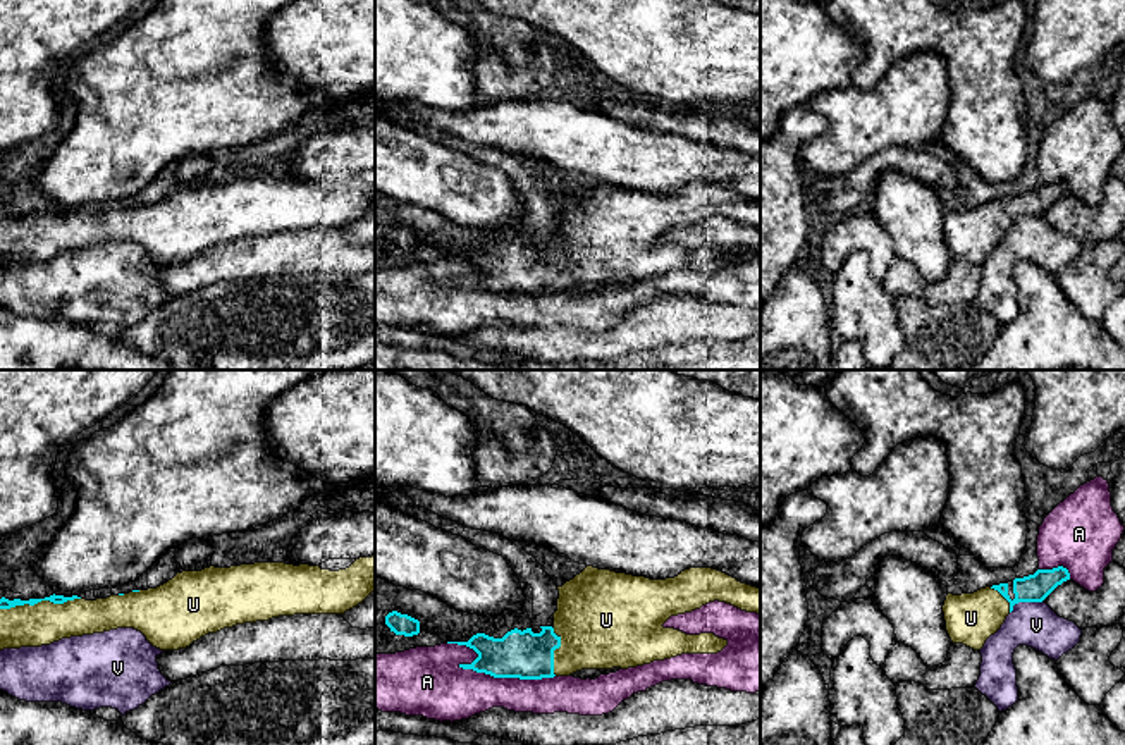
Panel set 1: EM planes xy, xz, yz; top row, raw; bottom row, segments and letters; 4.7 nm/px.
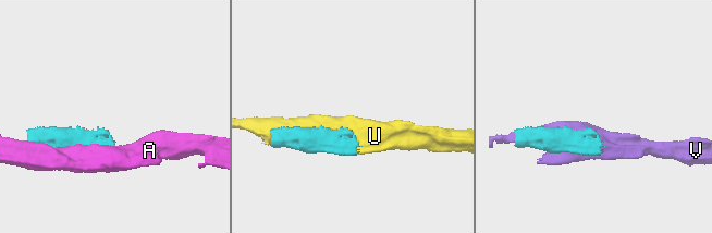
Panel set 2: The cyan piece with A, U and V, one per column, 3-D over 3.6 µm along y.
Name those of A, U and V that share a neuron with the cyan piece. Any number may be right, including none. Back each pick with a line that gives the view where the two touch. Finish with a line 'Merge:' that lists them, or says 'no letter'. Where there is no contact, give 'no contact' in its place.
U: contact in xy
Merge: U

